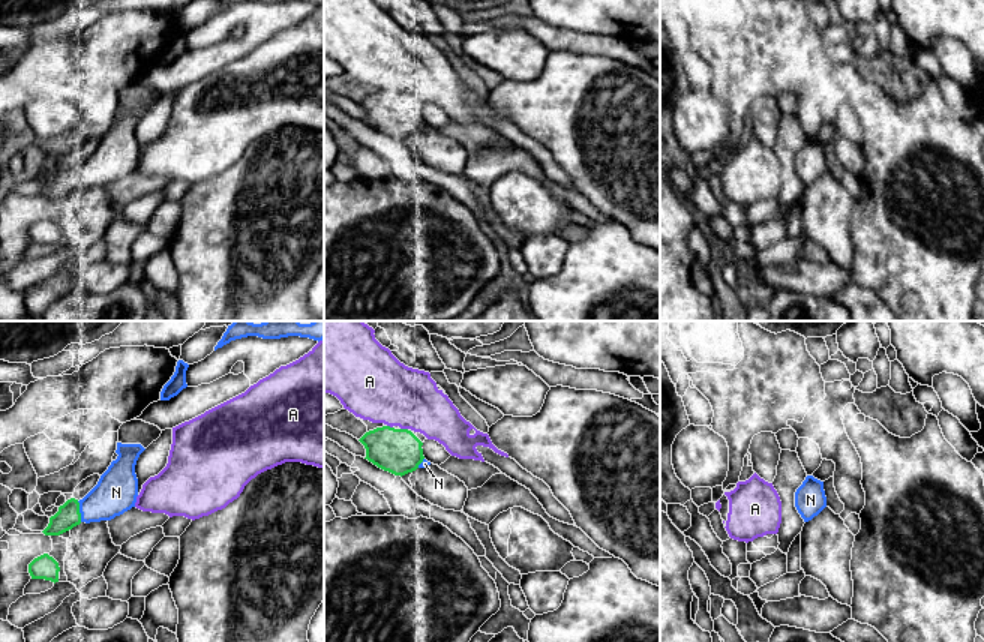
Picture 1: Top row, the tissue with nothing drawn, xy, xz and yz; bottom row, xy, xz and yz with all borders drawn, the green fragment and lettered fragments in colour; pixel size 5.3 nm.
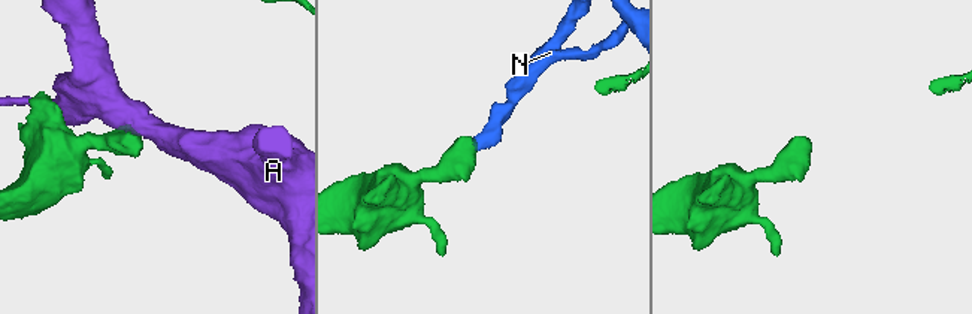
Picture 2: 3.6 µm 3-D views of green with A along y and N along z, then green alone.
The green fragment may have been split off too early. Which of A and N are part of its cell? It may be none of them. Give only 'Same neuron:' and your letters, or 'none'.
Same neuron: N

